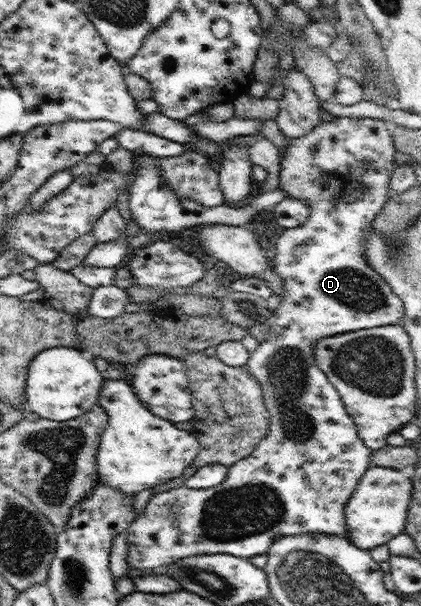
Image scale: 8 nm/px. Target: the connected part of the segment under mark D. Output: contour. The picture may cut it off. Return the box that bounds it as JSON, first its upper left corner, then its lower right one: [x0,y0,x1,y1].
[124,117,404,570]

